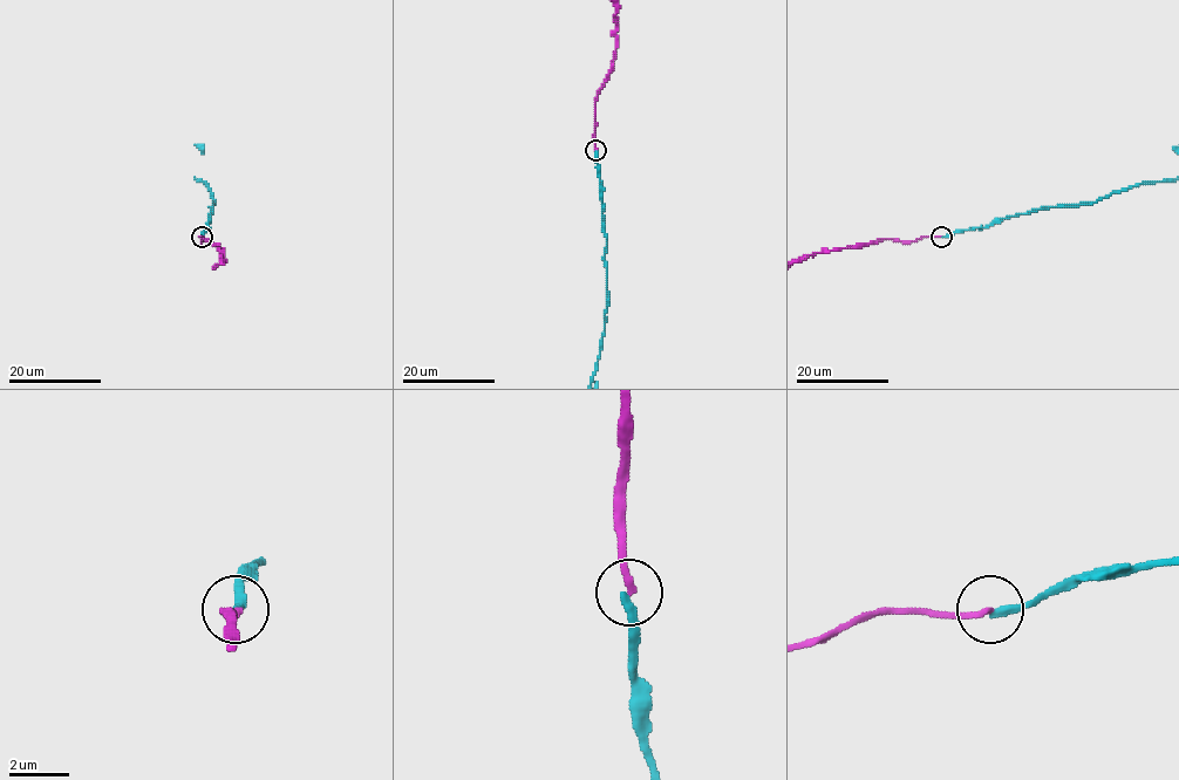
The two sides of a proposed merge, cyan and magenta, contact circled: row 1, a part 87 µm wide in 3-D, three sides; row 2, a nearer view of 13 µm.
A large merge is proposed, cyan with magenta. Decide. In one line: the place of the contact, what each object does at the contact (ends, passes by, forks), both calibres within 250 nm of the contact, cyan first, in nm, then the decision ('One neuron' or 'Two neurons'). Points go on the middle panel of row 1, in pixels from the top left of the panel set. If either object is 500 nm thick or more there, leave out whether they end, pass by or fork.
Place: (595, 150). At the ring cyan ends. At the ring magenta ends. Thickness 280 nm (cyan) against 200 nm. Two neurons

